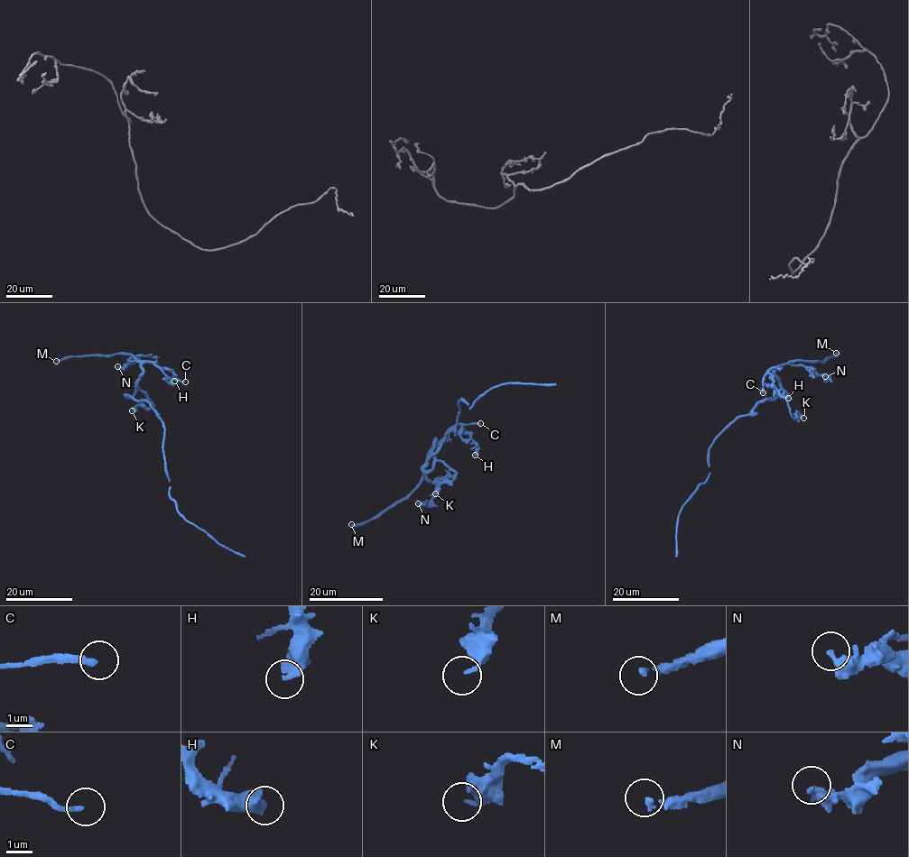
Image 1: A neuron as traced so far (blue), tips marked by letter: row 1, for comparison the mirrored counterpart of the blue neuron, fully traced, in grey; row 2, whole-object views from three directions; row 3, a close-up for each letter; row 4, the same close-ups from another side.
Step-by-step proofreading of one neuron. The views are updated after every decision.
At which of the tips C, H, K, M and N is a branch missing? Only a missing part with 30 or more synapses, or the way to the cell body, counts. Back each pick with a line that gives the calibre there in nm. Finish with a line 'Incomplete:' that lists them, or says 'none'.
C: 190 nm thick
M: 200 nm thick
Incomplete: C, M

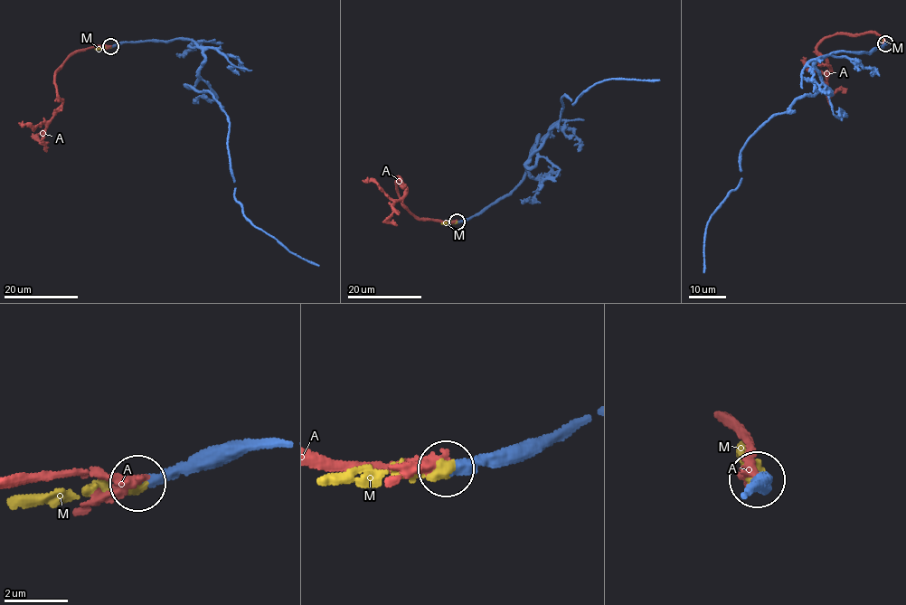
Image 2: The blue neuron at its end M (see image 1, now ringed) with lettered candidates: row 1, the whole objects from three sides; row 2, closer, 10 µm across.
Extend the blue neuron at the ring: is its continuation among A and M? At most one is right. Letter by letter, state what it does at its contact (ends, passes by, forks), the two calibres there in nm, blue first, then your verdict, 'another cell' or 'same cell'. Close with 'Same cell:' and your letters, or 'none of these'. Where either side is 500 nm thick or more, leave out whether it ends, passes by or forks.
A: it passes by | 380/240 nm | another cell
M: it ends | 380/380 nm | same cell
Same cell: M

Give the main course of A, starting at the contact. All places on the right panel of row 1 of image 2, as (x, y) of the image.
A: (884, 42), (882, 36), (875, 31), (826, 36), (816, 47), (830, 68), (826, 92), (833, 95), (846, 89)

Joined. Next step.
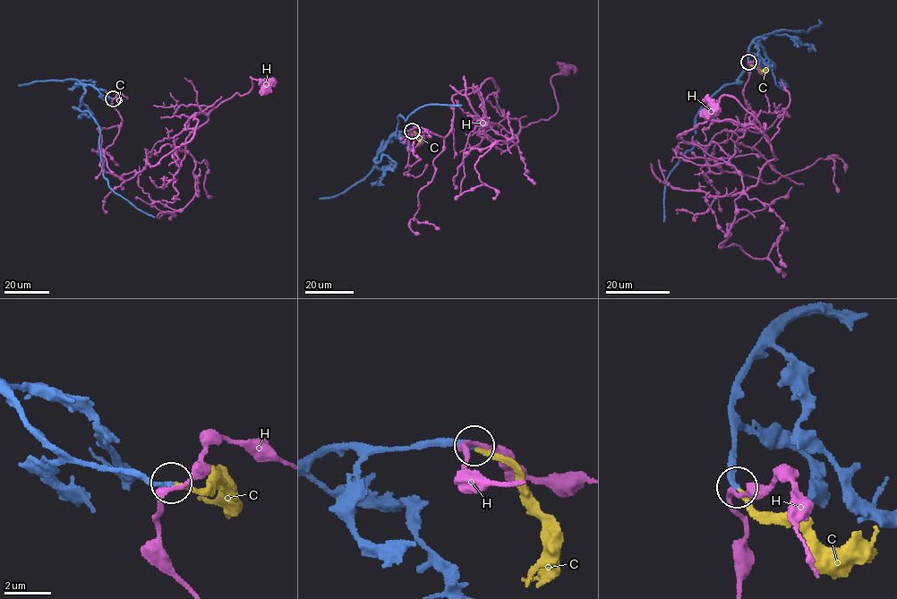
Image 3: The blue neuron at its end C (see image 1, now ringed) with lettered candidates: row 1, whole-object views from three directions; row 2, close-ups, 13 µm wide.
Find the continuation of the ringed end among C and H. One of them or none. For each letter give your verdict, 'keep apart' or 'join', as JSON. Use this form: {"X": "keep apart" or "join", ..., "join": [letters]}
{"C": "join", "H": "keep apart", "join": ["C"]}

